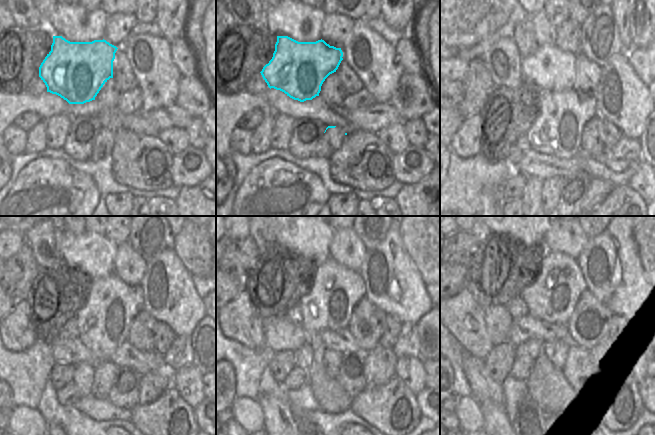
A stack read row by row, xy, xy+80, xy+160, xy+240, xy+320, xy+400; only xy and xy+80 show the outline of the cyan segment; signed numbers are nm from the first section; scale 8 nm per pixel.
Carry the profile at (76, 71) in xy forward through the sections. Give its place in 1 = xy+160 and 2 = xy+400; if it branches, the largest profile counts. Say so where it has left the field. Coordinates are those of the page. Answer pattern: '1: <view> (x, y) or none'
1: xy+160 (550, 72)
2: xy+400 (552, 296)

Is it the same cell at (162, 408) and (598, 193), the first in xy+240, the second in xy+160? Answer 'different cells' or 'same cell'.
different cells

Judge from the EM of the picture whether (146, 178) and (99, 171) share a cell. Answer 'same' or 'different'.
different

